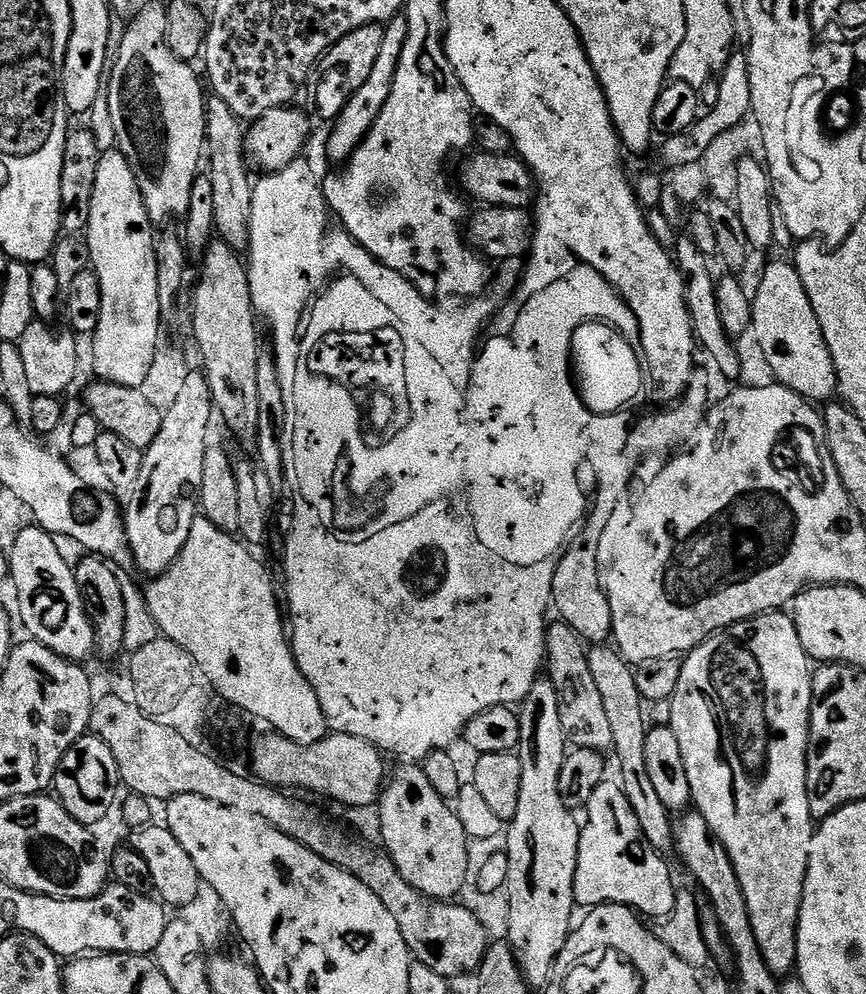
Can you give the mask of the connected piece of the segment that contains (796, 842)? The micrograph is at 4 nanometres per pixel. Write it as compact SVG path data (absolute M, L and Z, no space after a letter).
M784 610L765 612L764 615L757 616L754 620L742 620L733 625L730 630L708 637L703 644L687 653L680 665L678 686L667 705L667 708L669 707L667 723L671 727L674 738L678 738L678 746L682 749L682 762L686 762L686 778L690 782L692 804L695 811L701 812L706 818L712 833L722 842L722 846L734 866L734 874L738 874L738 882L742 886L742 894L746 898L746 910L750 914L750 926L754 930L758 950L762 954L766 966L777 978L787 977L796 966L798 914L802 906L802 894L808 873L810 842L814 831L814 817L810 810L810 798L808 797L808 731L812 717L813 675L813 665L798 638L798 630L794 626L791 615Z

